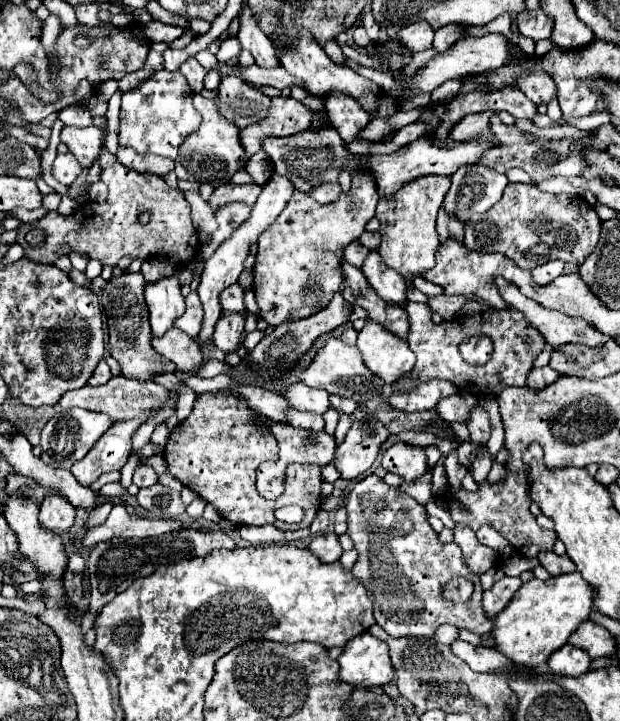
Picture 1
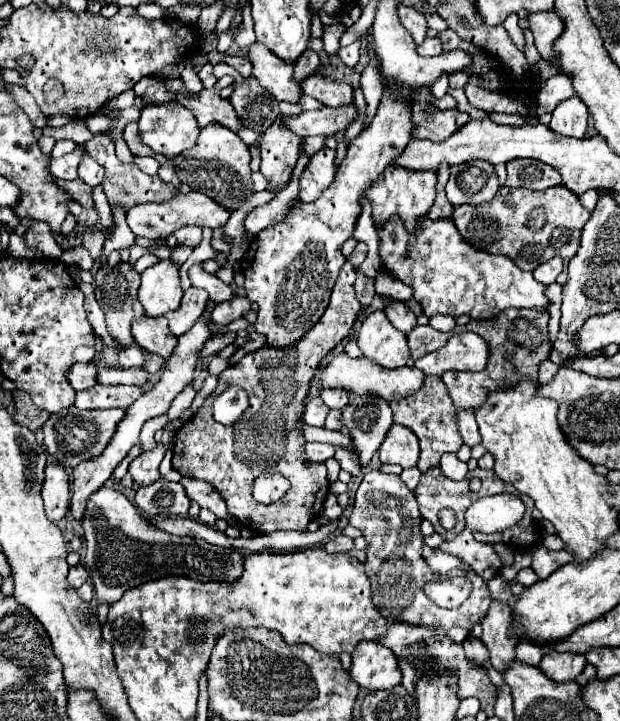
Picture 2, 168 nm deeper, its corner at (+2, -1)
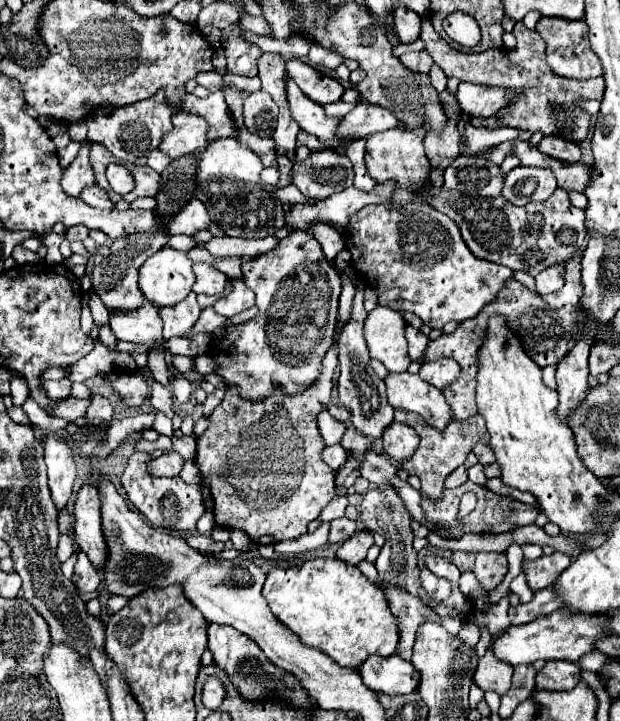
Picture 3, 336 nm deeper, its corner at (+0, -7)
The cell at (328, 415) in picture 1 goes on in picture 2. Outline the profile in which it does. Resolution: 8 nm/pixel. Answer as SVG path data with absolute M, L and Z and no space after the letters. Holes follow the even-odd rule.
M335 447L336 452L334 458L338 460L341 469L347 471L352 476L356 476L361 472L359 459L352 451L347 451L341 447Z

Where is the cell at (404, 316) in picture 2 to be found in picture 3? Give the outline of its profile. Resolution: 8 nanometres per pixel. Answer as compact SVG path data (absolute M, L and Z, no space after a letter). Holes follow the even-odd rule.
M411 325L405 327L405 337L409 341L409 355L411 355L411 359L413 361L419 361L419 357L423 355L423 349L427 347L429 339L419 329L415 329Z

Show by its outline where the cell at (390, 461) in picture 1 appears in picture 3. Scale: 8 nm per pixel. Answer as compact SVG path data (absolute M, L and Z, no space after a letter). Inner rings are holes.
M391 423L387 427L387 433L383 433L383 453L393 461L403 461L409 459L417 447L419 447L419 435L403 423Z

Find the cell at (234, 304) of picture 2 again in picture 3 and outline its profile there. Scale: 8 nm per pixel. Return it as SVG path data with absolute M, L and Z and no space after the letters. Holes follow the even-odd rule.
M233 281L233 291L229 295L217 299L217 303L213 307L219 315L231 317L253 305L255 305L255 295L251 293L251 289L247 289L243 281Z

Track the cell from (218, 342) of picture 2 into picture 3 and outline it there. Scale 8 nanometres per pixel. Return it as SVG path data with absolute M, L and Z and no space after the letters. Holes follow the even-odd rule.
M177 355L175 359L173 359L173 367L181 373L181 375L185 375L185 373L191 373L193 371L193 367L195 367L195 357L185 357L185 355Z

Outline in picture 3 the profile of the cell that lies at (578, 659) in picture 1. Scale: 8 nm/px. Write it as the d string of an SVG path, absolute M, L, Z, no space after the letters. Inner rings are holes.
M547 661L543 669L537 671L535 687L549 691L571 691L581 681L579 665L567 661Z

